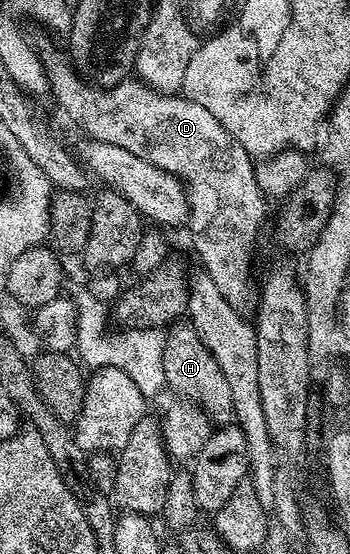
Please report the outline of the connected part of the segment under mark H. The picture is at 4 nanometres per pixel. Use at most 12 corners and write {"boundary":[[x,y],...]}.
{"boundary":[[193,326],[165,338],[168,388],[230,416],[230,381]]}

